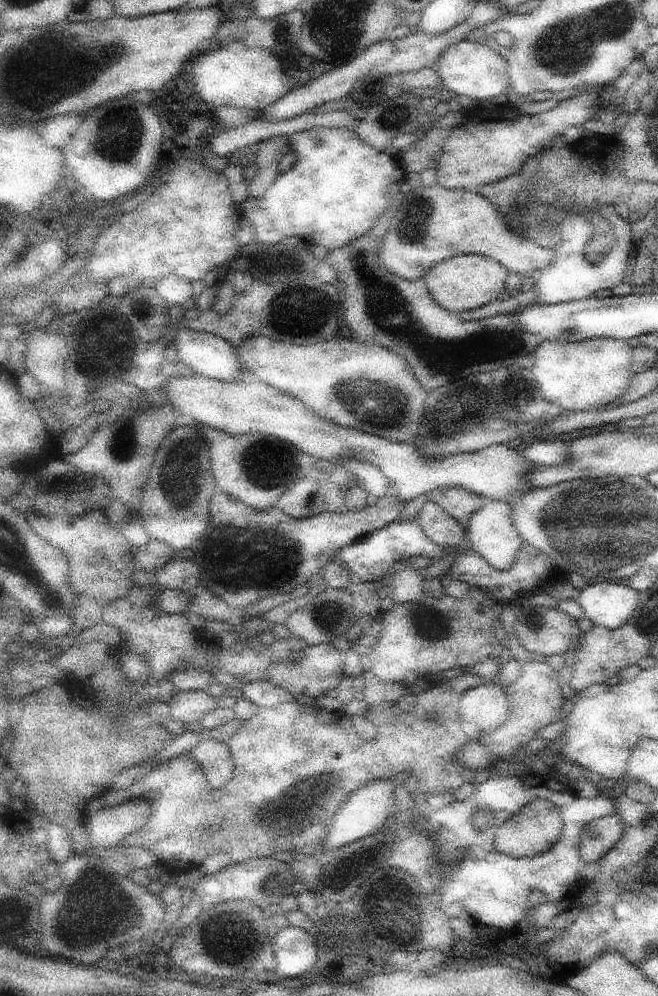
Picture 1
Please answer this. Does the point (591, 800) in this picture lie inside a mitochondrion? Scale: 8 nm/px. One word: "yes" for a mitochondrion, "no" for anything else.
no

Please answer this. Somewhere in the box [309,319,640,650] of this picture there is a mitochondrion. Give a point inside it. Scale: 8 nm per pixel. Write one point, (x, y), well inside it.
(384, 406)

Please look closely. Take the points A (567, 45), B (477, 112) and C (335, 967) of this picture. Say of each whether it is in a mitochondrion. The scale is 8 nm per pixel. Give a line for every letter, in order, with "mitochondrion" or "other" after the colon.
A: mitochondrion
B: other
C: other

